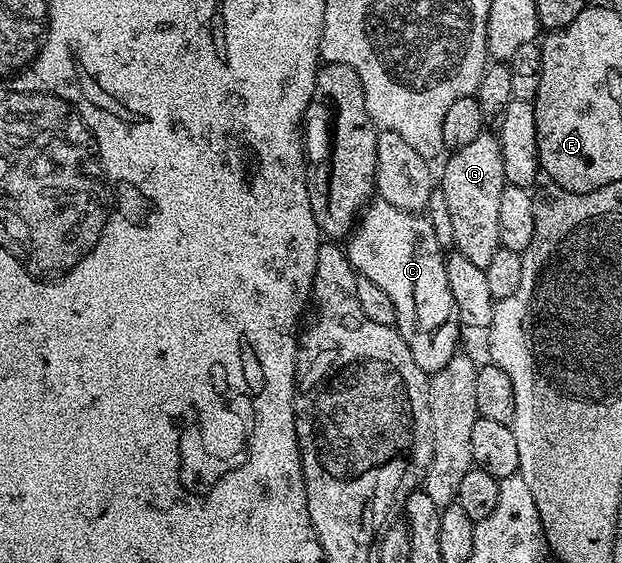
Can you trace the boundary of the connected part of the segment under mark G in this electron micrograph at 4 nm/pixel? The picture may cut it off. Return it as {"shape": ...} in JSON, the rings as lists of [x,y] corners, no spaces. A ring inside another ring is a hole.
{"shape":[[[483,131],[479,137],[472,139],[468,147],[460,147],[449,154],[446,166],[440,173],[440,188],[444,200],[448,202],[448,215],[452,219],[452,235],[454,236],[454,249],[464,259],[476,263],[476,267],[488,267],[492,255],[500,248],[500,195],[504,195],[507,185],[504,175],[504,159],[500,159],[500,143],[493,132]]]}

